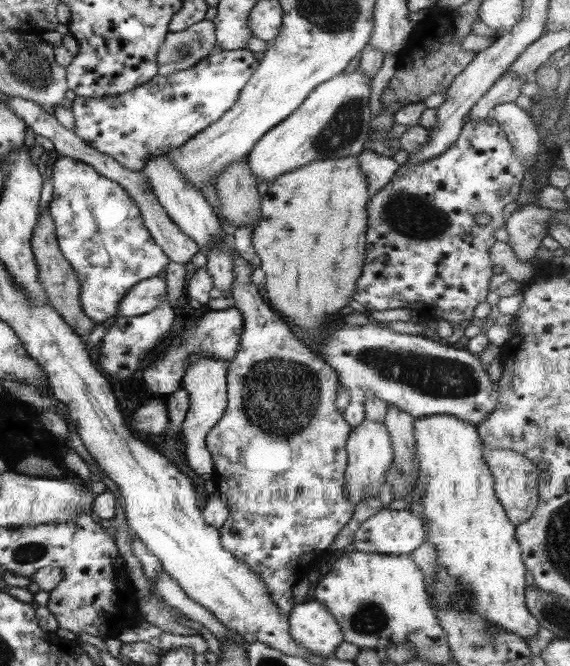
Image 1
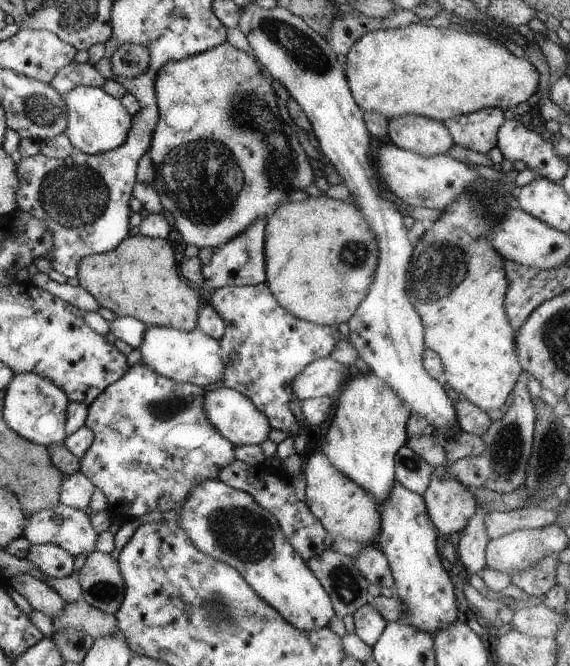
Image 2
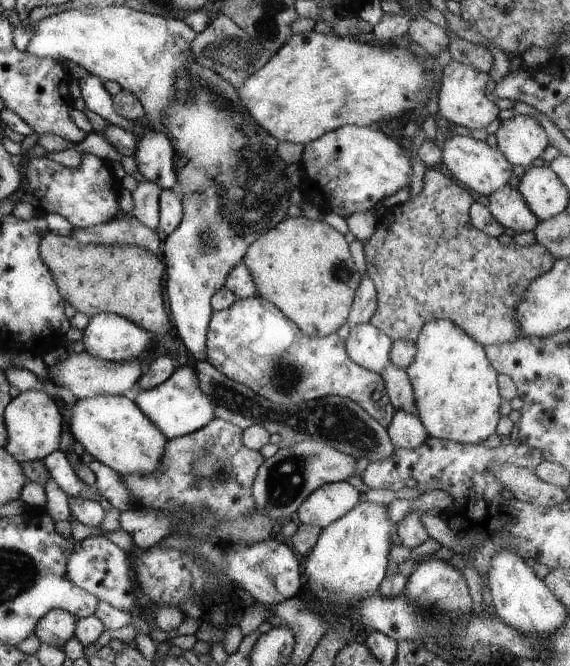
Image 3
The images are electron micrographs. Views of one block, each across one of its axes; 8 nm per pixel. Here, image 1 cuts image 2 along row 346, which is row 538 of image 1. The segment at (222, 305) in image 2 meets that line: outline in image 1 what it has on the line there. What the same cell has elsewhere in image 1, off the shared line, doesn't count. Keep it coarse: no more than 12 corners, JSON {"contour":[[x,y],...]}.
{"contour":[[170,154],[141,170],[244,317],[206,448],[219,530],[285,614],[355,506],[337,372]]}

